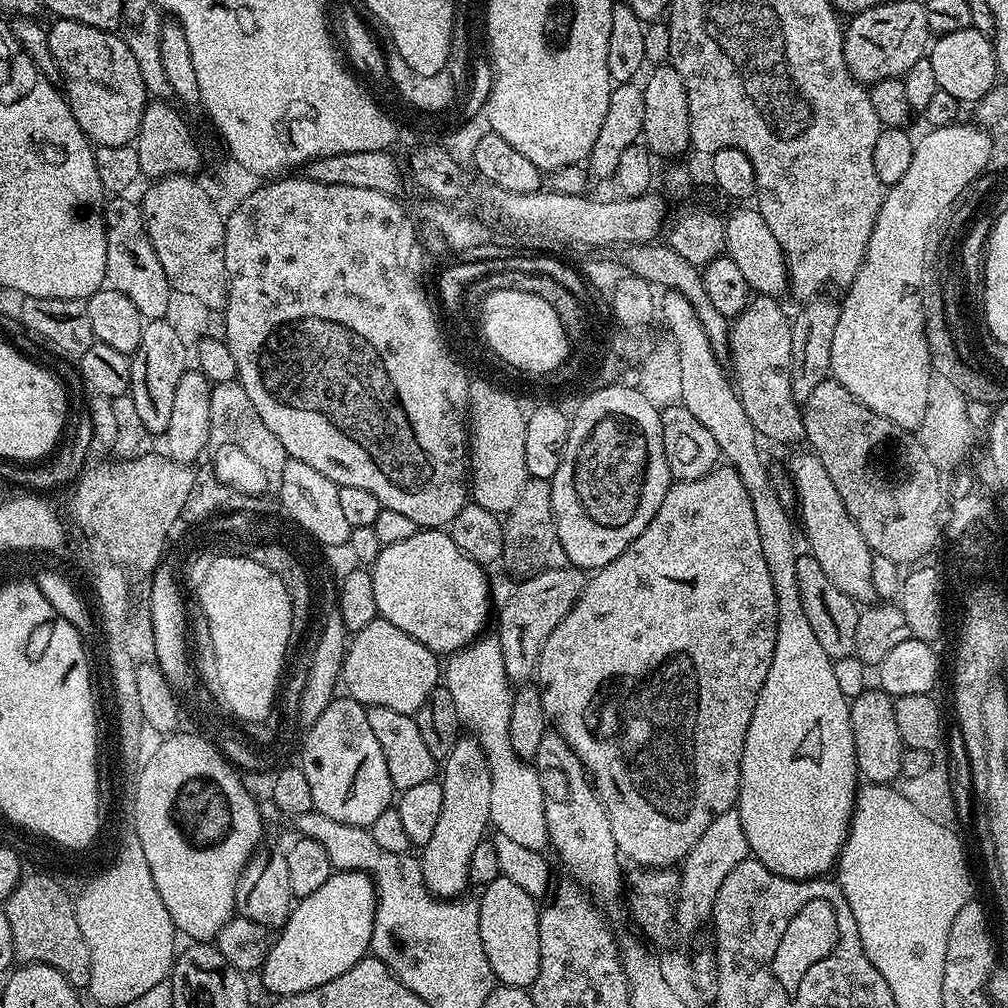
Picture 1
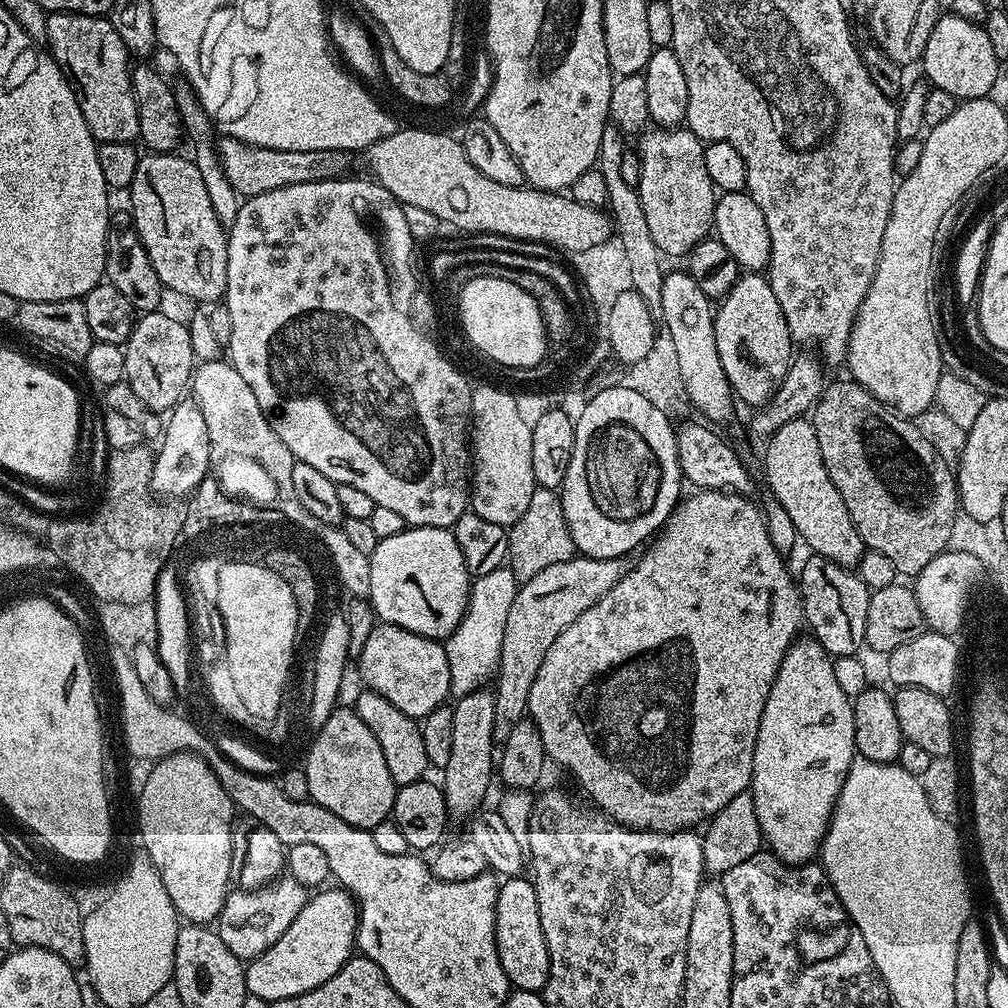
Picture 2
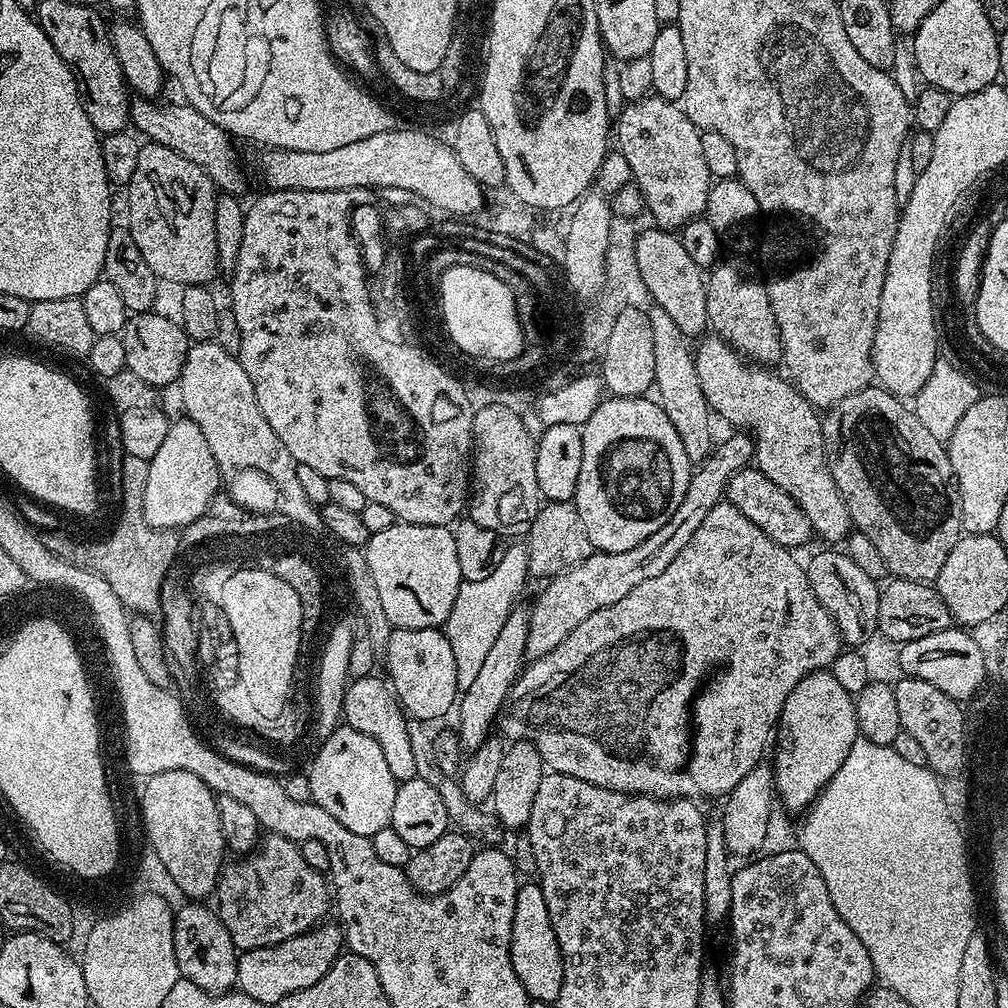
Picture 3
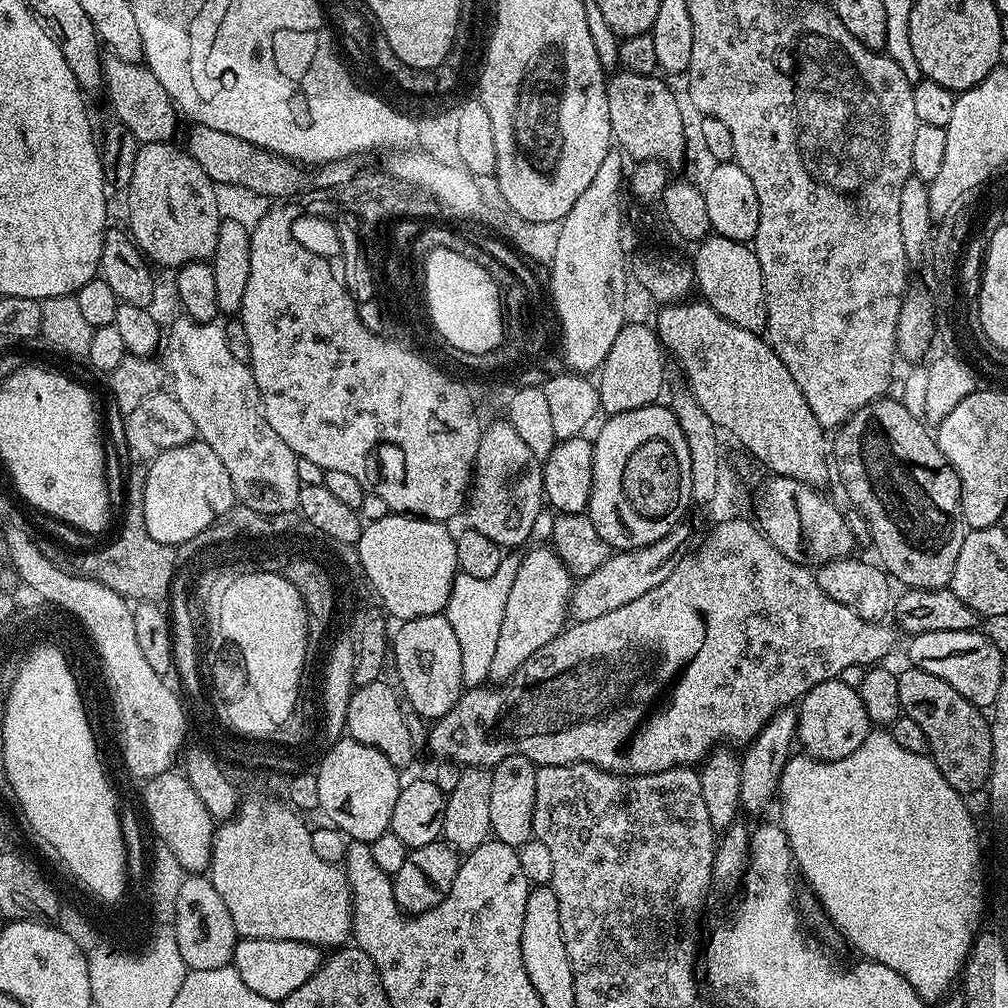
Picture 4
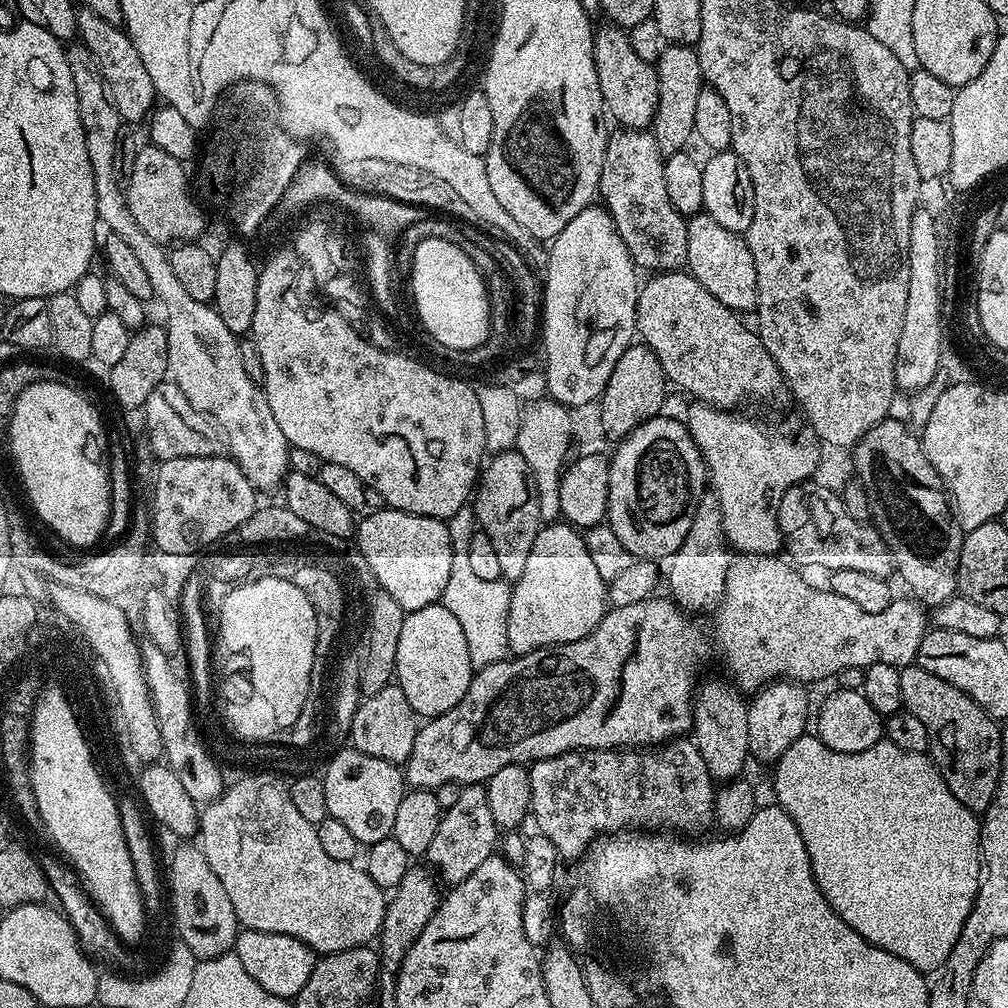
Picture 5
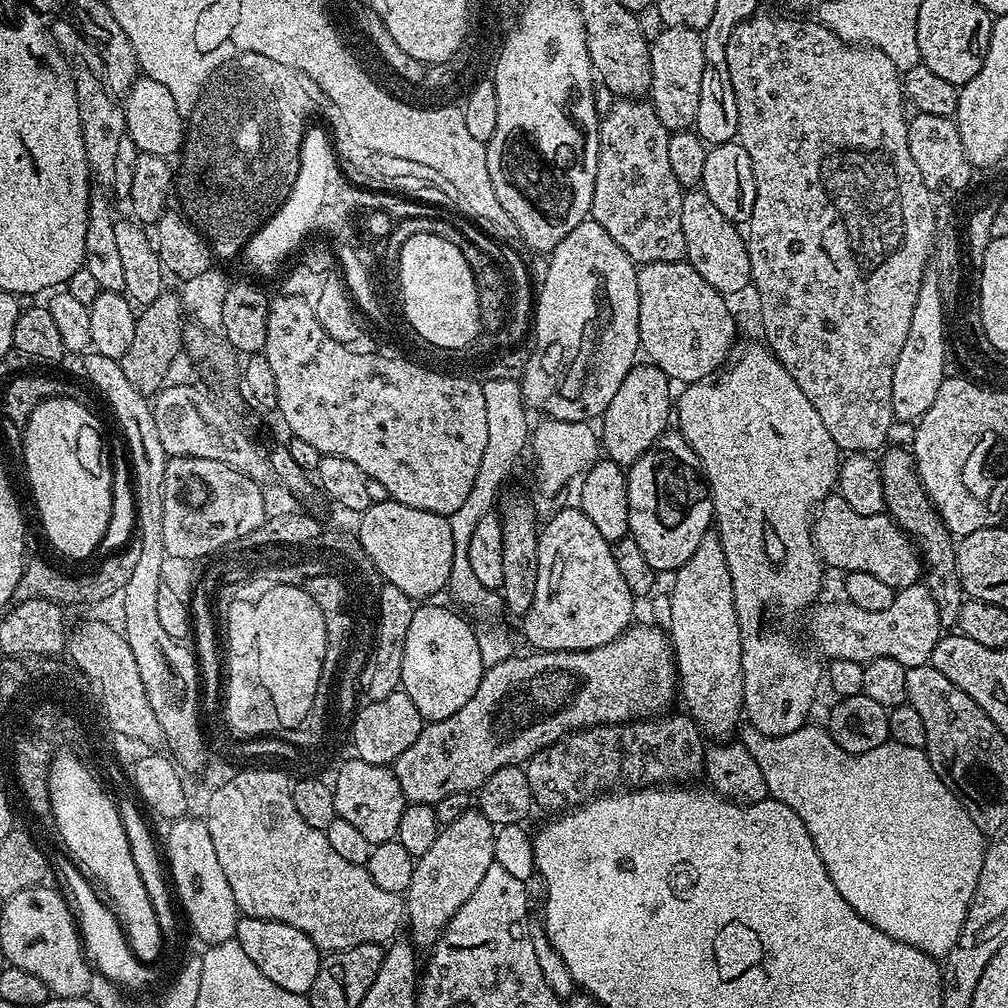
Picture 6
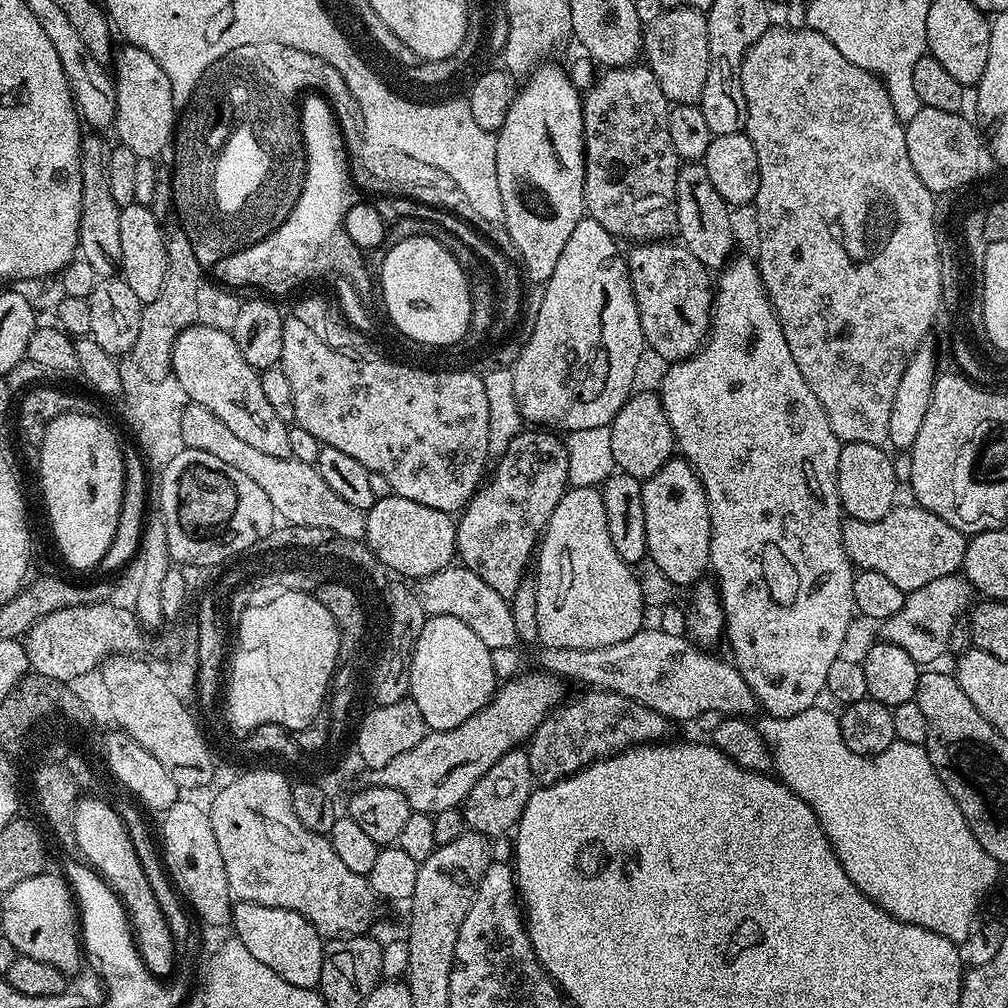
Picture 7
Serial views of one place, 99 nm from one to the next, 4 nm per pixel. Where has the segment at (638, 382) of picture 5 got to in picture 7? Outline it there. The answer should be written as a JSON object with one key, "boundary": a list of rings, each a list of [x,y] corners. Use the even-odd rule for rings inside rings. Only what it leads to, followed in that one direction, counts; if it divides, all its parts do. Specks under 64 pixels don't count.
{"boundary":[[[655,391],[633,392],[608,428],[615,467],[635,480],[649,480],[667,460],[673,459],[676,437],[672,435],[672,427]]]}

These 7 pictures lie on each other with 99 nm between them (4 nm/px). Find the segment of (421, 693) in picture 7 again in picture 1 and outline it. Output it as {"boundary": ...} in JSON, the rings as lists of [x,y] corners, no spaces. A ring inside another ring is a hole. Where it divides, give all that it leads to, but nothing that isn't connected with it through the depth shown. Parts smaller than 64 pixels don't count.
{"boundary":[[[382,618],[362,626],[349,639],[344,653],[342,684],[347,695],[368,708],[386,706],[398,710],[398,714],[411,716],[430,698],[430,694],[442,680],[442,664],[437,653],[432,652],[422,642],[410,638],[398,626]]]}

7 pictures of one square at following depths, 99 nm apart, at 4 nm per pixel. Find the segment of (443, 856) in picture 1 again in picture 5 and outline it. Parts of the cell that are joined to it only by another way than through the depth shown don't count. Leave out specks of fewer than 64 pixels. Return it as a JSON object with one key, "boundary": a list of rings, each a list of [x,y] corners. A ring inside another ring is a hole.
{"boundary":[[[567,522],[545,523],[538,538],[534,538],[534,547],[530,550],[530,559],[526,561],[525,573],[512,584],[510,614],[506,622],[509,649],[513,653],[523,654],[555,644],[578,642],[594,631],[609,608],[608,584],[602,574],[598,574],[598,566],[594,566],[594,558],[583,535]]]}

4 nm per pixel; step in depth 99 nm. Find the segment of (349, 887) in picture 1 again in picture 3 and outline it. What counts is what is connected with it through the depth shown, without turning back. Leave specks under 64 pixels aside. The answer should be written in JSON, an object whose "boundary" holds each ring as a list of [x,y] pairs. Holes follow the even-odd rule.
{"boundary":[[[328,923],[309,928],[301,936],[278,942],[269,948],[241,951],[236,962],[236,984],[239,991],[250,994],[250,998],[266,1006],[275,1006],[282,998],[286,998],[286,994],[294,994],[294,990],[306,990],[306,986],[314,986],[314,982],[318,982],[318,978],[322,978],[322,974],[330,970],[330,966],[345,947],[344,934],[339,923]]]}

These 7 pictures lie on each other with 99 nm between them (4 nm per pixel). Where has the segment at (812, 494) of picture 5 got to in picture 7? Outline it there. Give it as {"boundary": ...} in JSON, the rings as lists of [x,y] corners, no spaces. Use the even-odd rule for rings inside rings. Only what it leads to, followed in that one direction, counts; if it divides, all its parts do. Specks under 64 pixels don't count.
{"boundary":[[[897,506],[886,518],[878,518],[878,522],[845,519],[840,530],[846,554],[857,569],[883,574],[905,594],[926,586],[926,582],[934,582],[934,578],[957,575],[963,569],[969,541],[965,533],[942,522],[938,514],[911,507]]]}

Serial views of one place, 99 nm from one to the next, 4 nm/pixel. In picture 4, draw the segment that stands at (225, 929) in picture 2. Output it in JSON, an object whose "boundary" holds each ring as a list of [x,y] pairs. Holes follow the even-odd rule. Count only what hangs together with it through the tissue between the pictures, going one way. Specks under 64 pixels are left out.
{"boundary":[[[256,796],[253,800],[250,799],[245,799],[241,803],[239,812],[223,821],[215,829],[212,838],[210,879],[214,890],[218,890],[218,895],[222,897],[222,902],[226,902],[226,910],[230,910],[230,918],[234,922],[237,937],[245,940],[297,940],[317,945],[324,950],[336,950],[347,945],[352,934],[352,891],[348,885],[348,873],[341,865],[322,862],[322,858],[318,858],[318,854],[314,854],[314,846],[310,843],[312,833],[309,825],[304,825],[305,817],[295,808],[284,802],[279,804],[278,801],[271,800],[268,796]]]}

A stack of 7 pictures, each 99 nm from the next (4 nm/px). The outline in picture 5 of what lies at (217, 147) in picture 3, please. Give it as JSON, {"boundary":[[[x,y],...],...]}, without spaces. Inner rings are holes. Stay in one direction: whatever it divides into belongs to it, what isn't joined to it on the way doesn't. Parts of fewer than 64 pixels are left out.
{"boundary":[[[80,8],[76,14],[76,36],[79,43],[90,50],[98,70],[102,74],[102,82],[106,86],[106,98],[110,98],[110,106],[118,110],[121,121],[125,125],[147,121],[154,105],[157,103],[156,87],[146,74],[146,66],[142,66],[142,58],[138,50],[134,50],[132,39],[123,27],[98,18],[94,10]]]}

